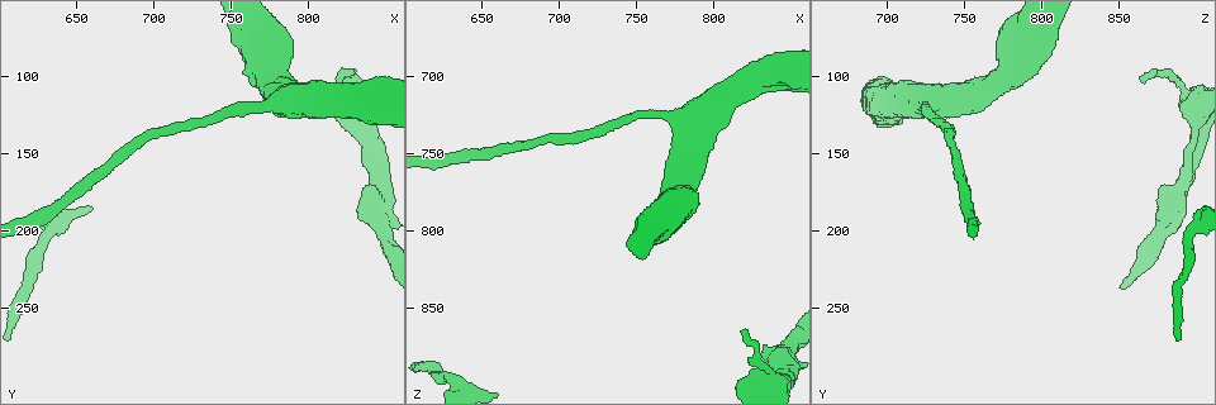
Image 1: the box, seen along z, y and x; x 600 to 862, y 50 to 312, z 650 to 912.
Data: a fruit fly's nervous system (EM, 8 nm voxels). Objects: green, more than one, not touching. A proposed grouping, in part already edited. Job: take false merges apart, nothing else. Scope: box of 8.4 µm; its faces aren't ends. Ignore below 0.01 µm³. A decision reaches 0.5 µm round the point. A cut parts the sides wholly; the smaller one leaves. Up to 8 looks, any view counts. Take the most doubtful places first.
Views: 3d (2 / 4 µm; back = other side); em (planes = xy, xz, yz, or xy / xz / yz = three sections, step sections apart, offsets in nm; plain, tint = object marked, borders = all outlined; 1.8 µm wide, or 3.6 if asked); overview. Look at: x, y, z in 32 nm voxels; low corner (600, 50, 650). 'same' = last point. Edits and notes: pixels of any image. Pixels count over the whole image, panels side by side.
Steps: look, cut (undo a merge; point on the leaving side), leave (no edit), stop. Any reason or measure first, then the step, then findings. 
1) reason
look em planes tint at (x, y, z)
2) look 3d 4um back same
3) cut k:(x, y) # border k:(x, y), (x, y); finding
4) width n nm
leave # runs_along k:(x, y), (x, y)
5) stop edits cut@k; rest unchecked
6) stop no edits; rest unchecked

calibre changes
look em planes tint at (844, 168, 890)

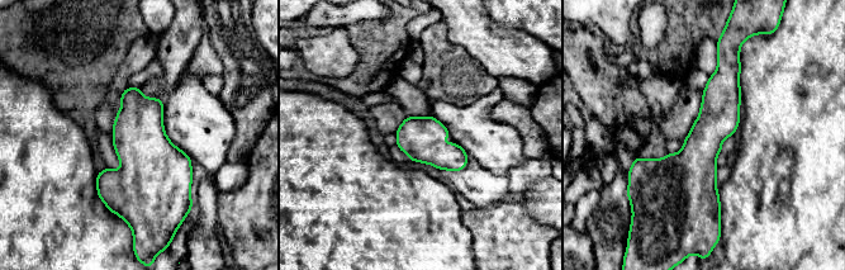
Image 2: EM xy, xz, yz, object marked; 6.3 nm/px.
leave # runs_along 2:(724, 60), (698, 209); all the same cell

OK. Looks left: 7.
sudden change in width
look em 3.6um planes borders at (836, 112, 894)

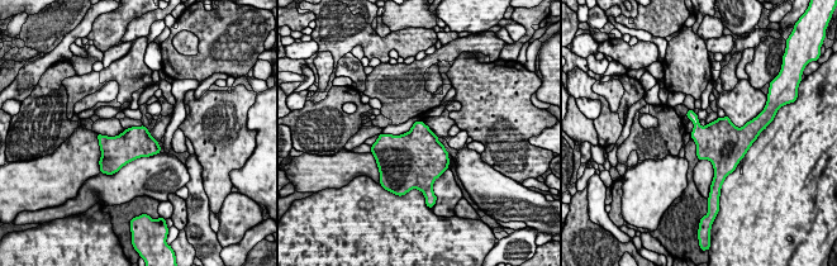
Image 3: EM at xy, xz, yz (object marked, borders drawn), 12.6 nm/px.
width 400 nm
leave # continuous, no second cell

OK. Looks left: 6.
sudden change in width
look em planes tint at (634, 196, 898)

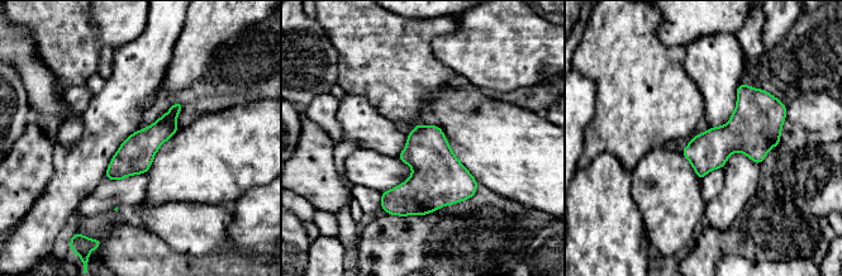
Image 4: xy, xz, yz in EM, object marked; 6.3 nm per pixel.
width 220 nm
leave # runs_along 4:(179, 106), (124, 163), (109, 175); all the same cell

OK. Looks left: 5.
stop no edits; rest unchecked

